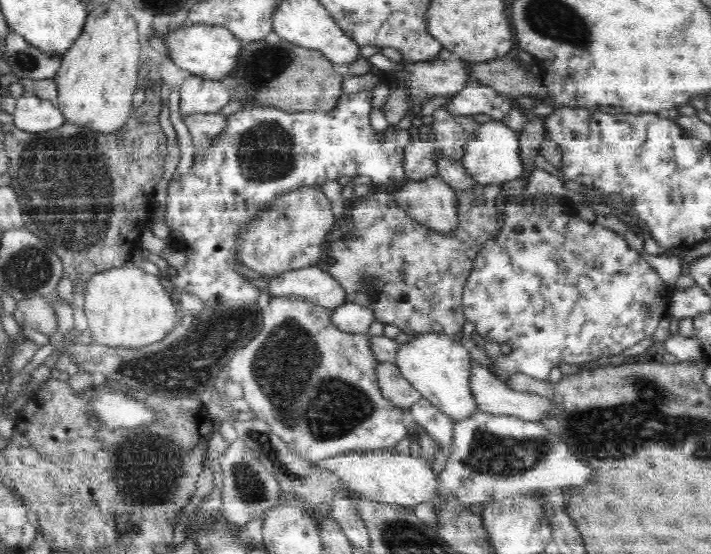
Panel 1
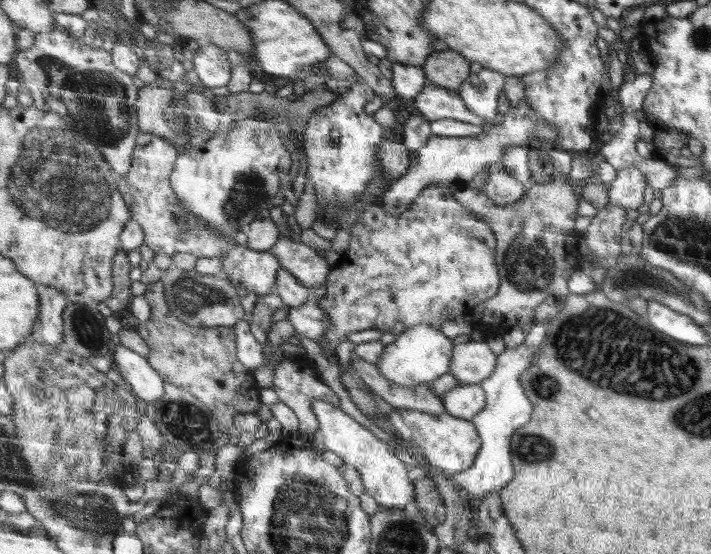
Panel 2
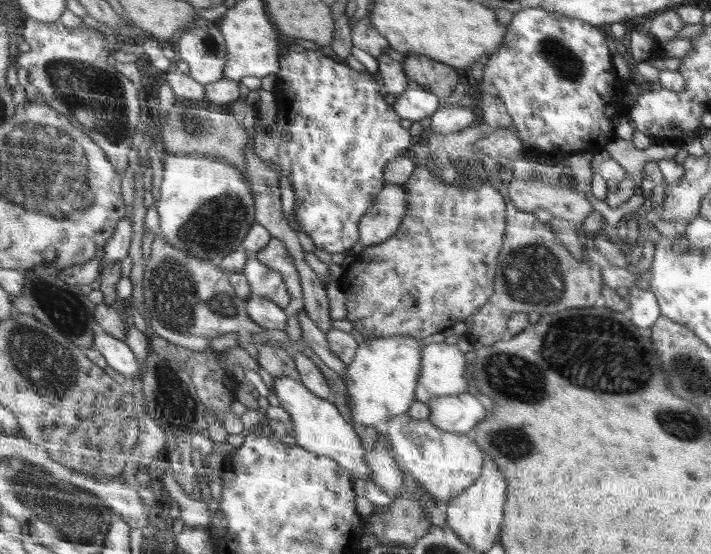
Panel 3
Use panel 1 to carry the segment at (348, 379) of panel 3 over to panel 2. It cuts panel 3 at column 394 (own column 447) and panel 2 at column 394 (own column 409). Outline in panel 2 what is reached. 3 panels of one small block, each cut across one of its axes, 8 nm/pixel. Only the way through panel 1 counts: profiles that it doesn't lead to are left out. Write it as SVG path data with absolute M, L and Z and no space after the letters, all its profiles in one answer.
M422 323L396 335L394 342L384 346L384 352L374 364L386 379L400 383L400 385L430 383L449 372L454 358L453 349L453 339L444 335L440 329Z

